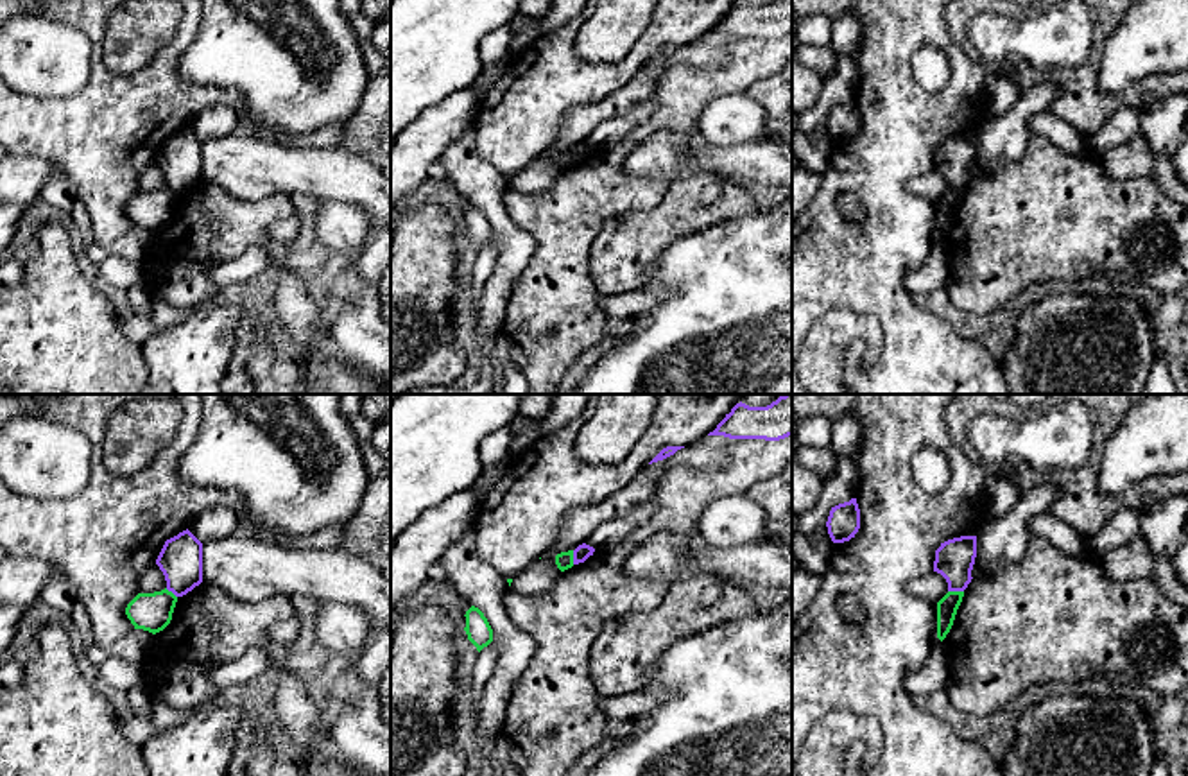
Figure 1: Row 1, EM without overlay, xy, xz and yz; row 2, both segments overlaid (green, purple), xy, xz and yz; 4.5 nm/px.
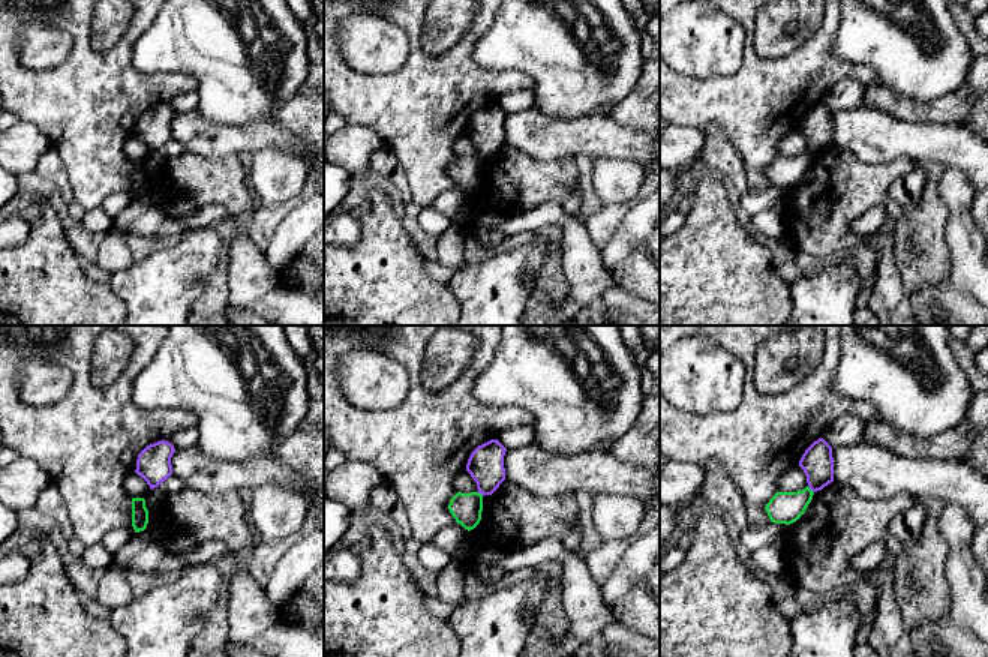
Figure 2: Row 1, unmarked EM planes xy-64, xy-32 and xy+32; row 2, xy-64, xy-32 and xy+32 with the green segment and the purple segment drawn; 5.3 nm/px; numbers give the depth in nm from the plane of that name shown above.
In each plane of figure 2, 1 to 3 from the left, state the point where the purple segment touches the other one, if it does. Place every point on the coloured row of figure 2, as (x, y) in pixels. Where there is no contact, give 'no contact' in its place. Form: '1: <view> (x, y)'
1: no contact
2: xy-32 (480, 494)
3: xy+32 (810, 489)

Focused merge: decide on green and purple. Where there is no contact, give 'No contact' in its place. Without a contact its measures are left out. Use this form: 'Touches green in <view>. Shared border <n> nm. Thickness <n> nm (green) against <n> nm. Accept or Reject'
Touches green in yz. Shared border 70 nm. Thickness 100 nm (green) against 180 nm. Reject

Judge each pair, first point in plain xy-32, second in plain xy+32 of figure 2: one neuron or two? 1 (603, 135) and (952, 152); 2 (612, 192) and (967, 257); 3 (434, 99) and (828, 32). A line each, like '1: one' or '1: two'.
1: one
2: one
3: one

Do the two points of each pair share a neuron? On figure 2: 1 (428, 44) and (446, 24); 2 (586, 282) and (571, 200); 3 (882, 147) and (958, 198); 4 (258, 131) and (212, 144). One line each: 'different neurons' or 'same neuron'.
1: same neuron
2: different neurons
3: different neurons
4: same neuron

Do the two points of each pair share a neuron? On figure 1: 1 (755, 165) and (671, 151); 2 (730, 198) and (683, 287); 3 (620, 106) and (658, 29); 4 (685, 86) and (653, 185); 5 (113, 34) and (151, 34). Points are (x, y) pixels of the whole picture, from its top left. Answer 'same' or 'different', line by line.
1: same
2: different
3: different
4: same
5: same

